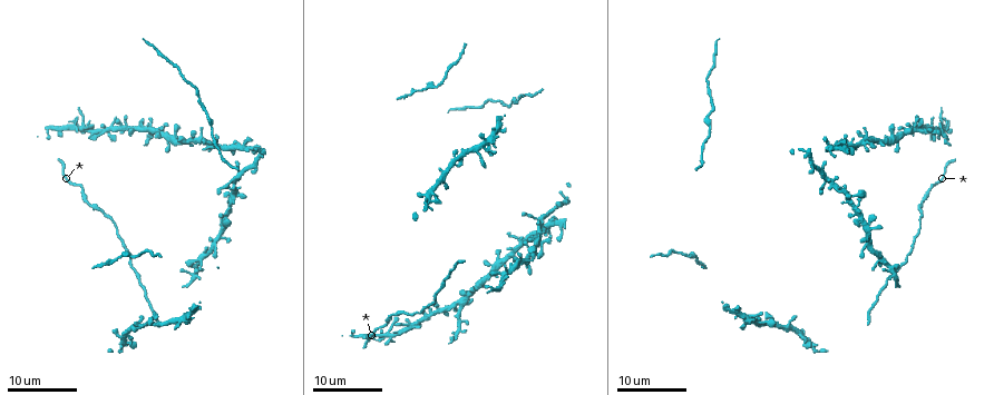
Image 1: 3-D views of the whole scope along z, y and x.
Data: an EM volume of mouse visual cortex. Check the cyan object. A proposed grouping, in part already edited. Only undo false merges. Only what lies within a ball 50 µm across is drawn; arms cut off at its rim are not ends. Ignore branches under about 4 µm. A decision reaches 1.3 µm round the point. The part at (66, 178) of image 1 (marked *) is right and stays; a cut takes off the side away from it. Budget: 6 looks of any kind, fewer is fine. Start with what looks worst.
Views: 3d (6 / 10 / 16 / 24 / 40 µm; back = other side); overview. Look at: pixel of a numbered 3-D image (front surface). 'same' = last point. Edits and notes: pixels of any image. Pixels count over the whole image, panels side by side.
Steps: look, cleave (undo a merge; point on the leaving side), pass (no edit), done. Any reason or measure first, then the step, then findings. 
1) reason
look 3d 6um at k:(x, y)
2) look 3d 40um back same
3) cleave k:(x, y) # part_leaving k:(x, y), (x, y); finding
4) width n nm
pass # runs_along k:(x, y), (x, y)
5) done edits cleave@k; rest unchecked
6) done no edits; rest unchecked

thick turns thin
look 3d 16um at 1:(135, 257)

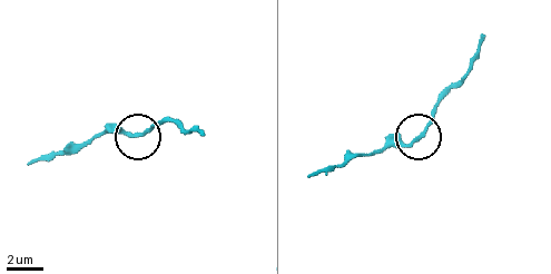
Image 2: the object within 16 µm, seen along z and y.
zoom in
look 3d 6um at 2:(137, 136)

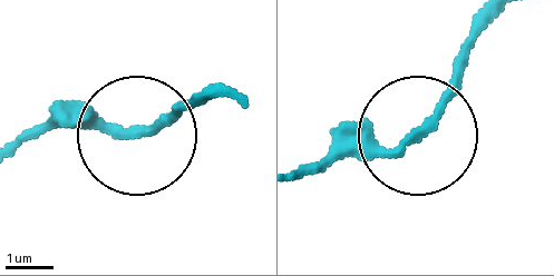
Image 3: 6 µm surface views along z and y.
pass # continuous, no second cell

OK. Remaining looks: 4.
sudden change in width
look 3d 24um at 1:(83, 188)

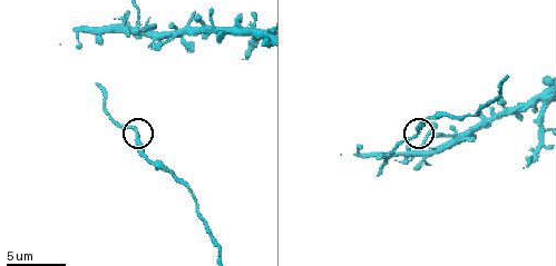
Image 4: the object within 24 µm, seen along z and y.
zoom in
look 3d 6um at 4:(416, 130)

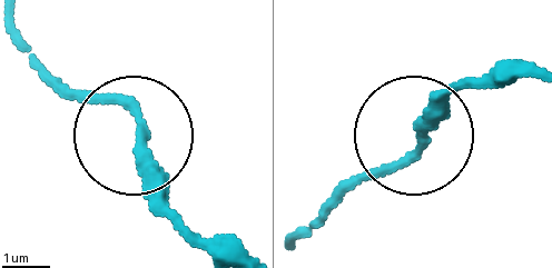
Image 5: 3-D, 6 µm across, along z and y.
pass # runs_along 5:(317, 222), (410, 156), (457, 83); one cell here

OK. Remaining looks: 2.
thick turns thin
look 3d 6um at 4:(180, 181)

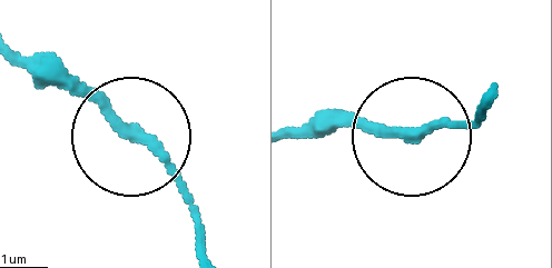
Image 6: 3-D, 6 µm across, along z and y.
width 210 nm
pass # runs_along 6:(9, 43), (57, 67), (153, 151), (196, 218); one cell here

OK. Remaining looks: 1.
done no edits; rest unchecked

